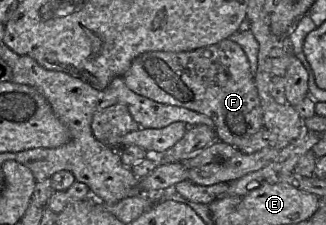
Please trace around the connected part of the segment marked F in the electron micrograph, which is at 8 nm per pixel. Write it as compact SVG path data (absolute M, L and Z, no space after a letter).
M229 39L192 51L143 53L133 60L122 77L136 94L207 115L214 122L216 139L233 147L239 148L264 127L261 103L247 56Z

